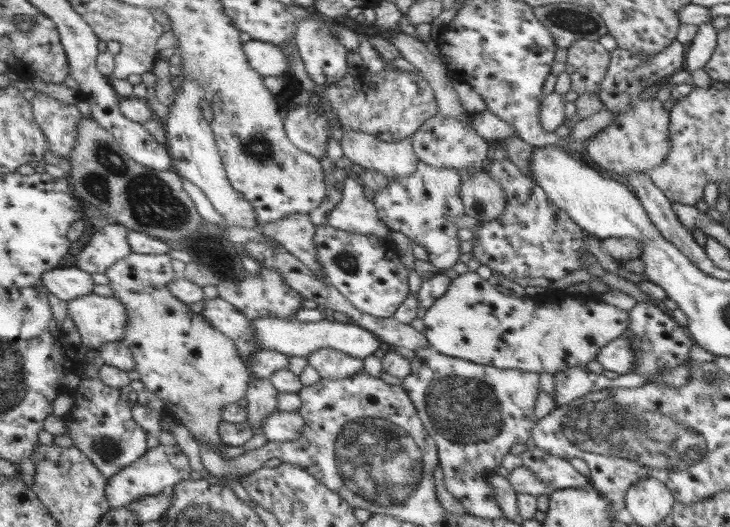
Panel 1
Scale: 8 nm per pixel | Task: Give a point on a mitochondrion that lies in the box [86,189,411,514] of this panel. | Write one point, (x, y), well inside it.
(106, 449)

